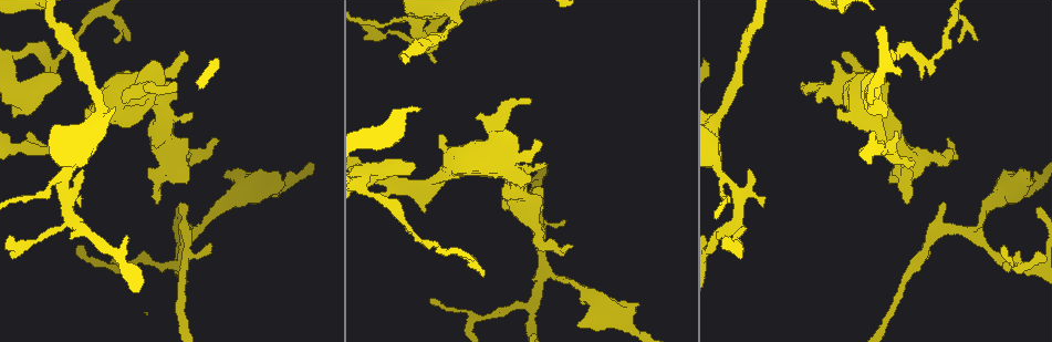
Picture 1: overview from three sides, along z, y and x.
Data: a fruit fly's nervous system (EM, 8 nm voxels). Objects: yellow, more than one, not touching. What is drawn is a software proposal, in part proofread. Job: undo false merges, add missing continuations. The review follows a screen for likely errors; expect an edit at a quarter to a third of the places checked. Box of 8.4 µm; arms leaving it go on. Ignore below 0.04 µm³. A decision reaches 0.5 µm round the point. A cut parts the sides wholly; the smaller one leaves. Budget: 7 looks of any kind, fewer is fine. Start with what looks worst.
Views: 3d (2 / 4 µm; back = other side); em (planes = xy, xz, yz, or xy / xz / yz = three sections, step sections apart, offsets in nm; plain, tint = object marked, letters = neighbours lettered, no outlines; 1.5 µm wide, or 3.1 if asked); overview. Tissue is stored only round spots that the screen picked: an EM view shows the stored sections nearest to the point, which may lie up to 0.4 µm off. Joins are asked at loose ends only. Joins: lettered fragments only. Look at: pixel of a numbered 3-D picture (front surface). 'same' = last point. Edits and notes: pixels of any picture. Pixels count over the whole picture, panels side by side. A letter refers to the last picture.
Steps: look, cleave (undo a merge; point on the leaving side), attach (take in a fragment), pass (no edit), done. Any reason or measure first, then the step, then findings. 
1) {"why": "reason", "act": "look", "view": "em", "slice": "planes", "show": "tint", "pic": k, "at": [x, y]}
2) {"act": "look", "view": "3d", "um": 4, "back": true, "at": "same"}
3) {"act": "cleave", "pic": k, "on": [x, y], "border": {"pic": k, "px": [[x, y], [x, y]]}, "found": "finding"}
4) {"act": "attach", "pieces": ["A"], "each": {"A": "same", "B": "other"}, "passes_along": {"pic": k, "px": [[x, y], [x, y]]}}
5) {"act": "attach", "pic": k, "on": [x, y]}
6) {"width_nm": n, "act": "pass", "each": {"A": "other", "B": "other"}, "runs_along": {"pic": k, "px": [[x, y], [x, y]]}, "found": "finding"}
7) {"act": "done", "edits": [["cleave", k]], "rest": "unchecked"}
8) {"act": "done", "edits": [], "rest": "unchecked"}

{"why": "branch stops here", "act": "look", "view": "em", "slice": "xy", "step": 4, "show": "letters", "pic": 1, "at": [424, 210]}

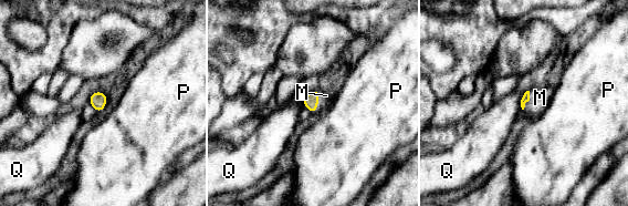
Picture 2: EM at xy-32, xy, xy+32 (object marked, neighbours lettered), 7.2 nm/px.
{"why": "cut it another way", "act": "look", "view": "em", "slice": "planes", "show": "letters", "at": "same"}

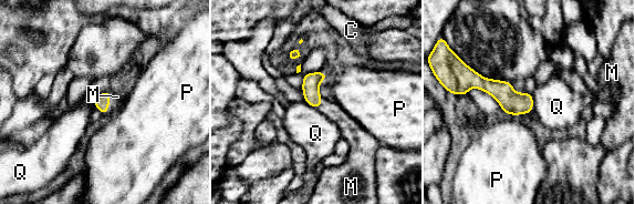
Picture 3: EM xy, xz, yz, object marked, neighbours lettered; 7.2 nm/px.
{"act": "attach", "pieces": ["M"], "each": {"C": "other", "M": "same", "P": "other", "Q": "other"}, "passes_along": {"pic": 3, "px": [[101, 101], [110, 101], [117, 97]]}, "found": "the neuron continues"}

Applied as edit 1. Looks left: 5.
{"why": "see it whole again", "act": "look", "view": "overview"}

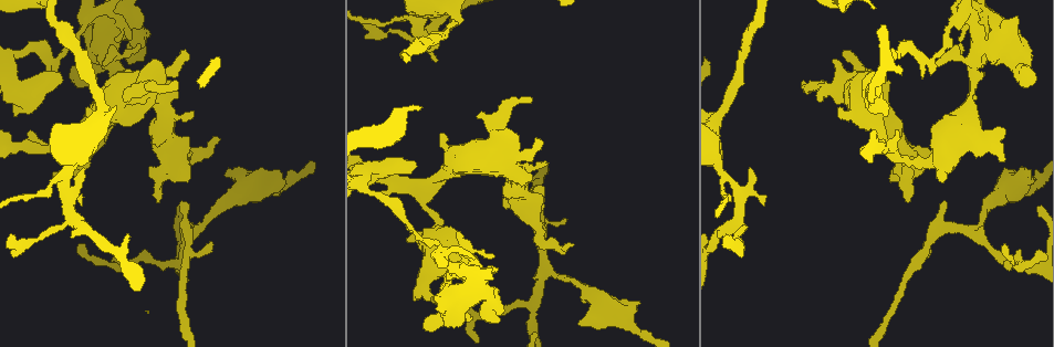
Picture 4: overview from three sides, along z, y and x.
{"why": "stops while still wide", "act": "look", "view": "em", "slice": "xz", "step": 4, "show": "tint", "pic": 4, "at": [889, 181]}

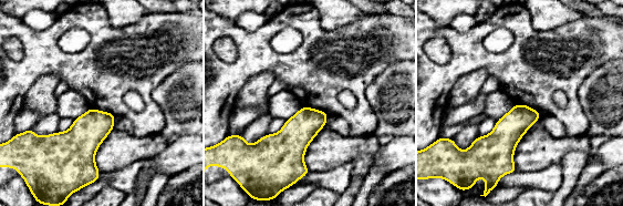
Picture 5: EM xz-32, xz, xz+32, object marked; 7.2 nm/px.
{"why": "cut it another way", "act": "look", "view": "em", "slice": "planes", "show": "letters", "at": "same"}

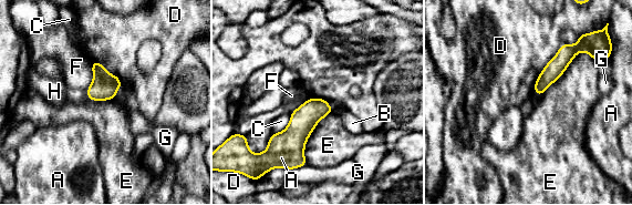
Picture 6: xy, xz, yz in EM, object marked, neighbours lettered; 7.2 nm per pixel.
{"act": "pass", "each": {"A": "other", "B": "other", "C": "other", "D": "other", "E": "other", "F": "other", "G": "other", "H": "other"}, "runs_along": {"pic": 6, "px": [[572, 49], [546, 78], [537, 91]]}, "found": "no lettered fragment goes on from it"}

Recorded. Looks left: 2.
{"act": "done", "edits": [["attach", 3]], "rest": "unchecked"}

